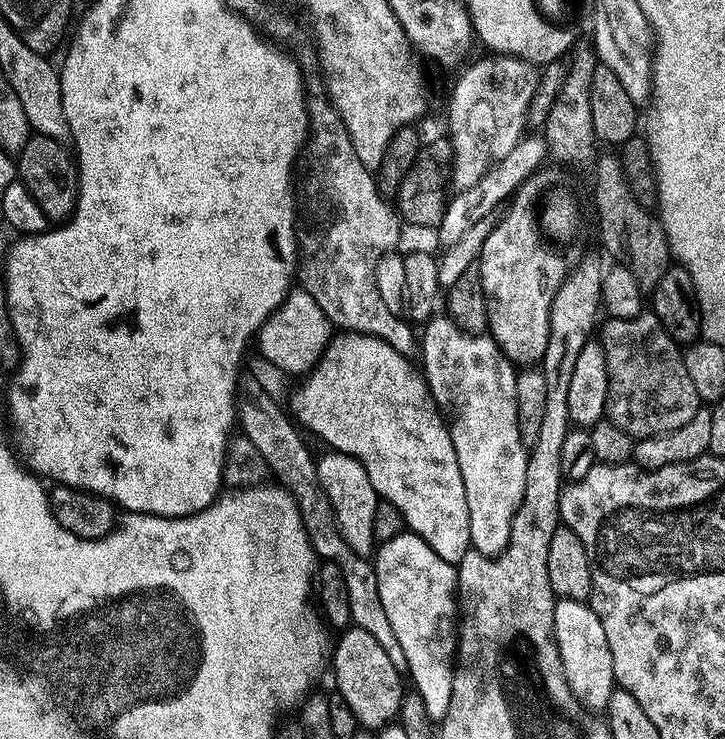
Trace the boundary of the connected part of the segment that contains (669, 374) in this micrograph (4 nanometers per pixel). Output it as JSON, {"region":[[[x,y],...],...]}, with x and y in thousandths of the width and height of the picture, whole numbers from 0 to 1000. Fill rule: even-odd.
{"region":[[[888,419],[874,430],[834,432],[825,464],[833,472],[839,502],[836,563],[852,582],[863,582],[873,593],[920,590],[935,576],[946,576],[968,551],[963,528],[946,506],[939,467],[919,452],[903,422]]]}

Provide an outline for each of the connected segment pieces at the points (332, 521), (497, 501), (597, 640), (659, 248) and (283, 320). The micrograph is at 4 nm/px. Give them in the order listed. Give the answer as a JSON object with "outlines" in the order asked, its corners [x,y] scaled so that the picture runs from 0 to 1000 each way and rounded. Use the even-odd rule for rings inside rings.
{"outlines":[[[[337,501],[330,505],[324,517],[324,532],[330,583],[339,593],[345,593],[345,598],[350,598],[356,614],[361,614],[361,620],[370,627],[374,643],[382,644],[379,648],[407,673],[419,716],[436,744],[437,754],[465,763],[472,771],[477,788],[477,809],[483,809],[484,843],[505,853],[505,858],[512,858],[520,866],[521,874],[532,880],[532,886],[537,888],[538,896],[543,896],[546,904],[560,905],[560,885],[554,885],[554,874],[549,874],[549,863],[543,863],[543,851],[532,838],[527,809],[521,809],[521,782],[514,759],[488,750],[488,744],[483,744],[477,728],[472,725],[472,717],[461,696],[461,685],[436,645],[437,618],[430,617],[429,609],[419,602],[412,582],[403,575],[401,566],[386,553],[385,544],[374,536],[377,532],[364,525],[361,517],[356,517],[352,502]]],[[[601,425],[596,432],[583,440],[585,455],[582,449],[582,476],[585,471],[585,493],[582,502],[585,512],[590,517],[590,526],[596,529],[596,537],[607,548],[607,556],[612,559],[621,593],[626,598],[626,614],[632,614],[632,631],[637,636],[637,658],[643,658],[643,690],[648,690],[648,728],[651,729],[651,742],[663,747],[668,752],[688,752],[695,742],[703,733],[703,712],[714,685],[720,679],[720,668],[726,663],[726,625],[728,624],[730,608],[724,606],[720,593],[714,587],[714,549],[712,548],[712,506],[713,499],[705,487],[699,487],[695,475],[680,463],[677,453],[651,455],[646,449],[637,448],[618,426]]],[[[768,811],[764,858],[775,890],[775,907],[792,945],[797,945],[800,954],[808,959],[837,959],[851,923],[841,890],[841,874],[836,874],[836,853],[830,853],[825,831],[819,831],[817,821],[807,813]]],[[[829,210],[822,225],[822,292],[828,296],[828,325],[839,341],[846,341],[861,361],[874,371],[886,392],[908,387],[913,371],[924,361],[921,318],[916,314],[909,296],[895,283],[887,281],[862,244],[857,218],[847,210]]],[[[406,390],[354,449],[353,470],[359,474],[360,486],[372,488],[385,502],[419,506],[434,497],[459,452],[461,440],[450,430],[439,409],[419,391]]]]}

